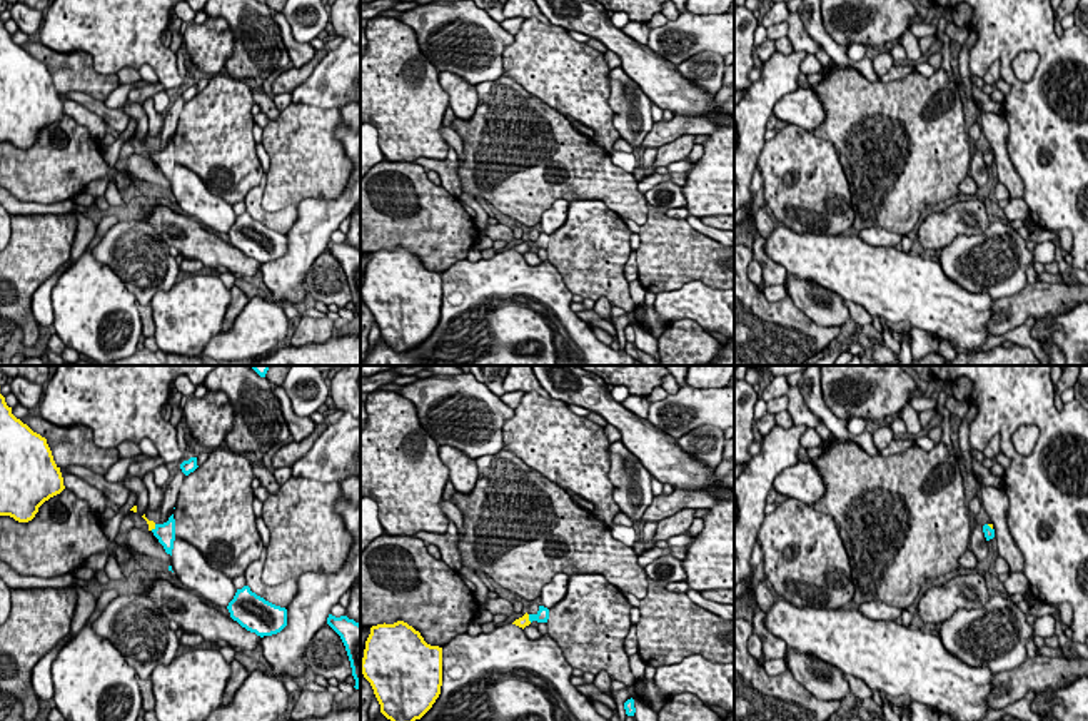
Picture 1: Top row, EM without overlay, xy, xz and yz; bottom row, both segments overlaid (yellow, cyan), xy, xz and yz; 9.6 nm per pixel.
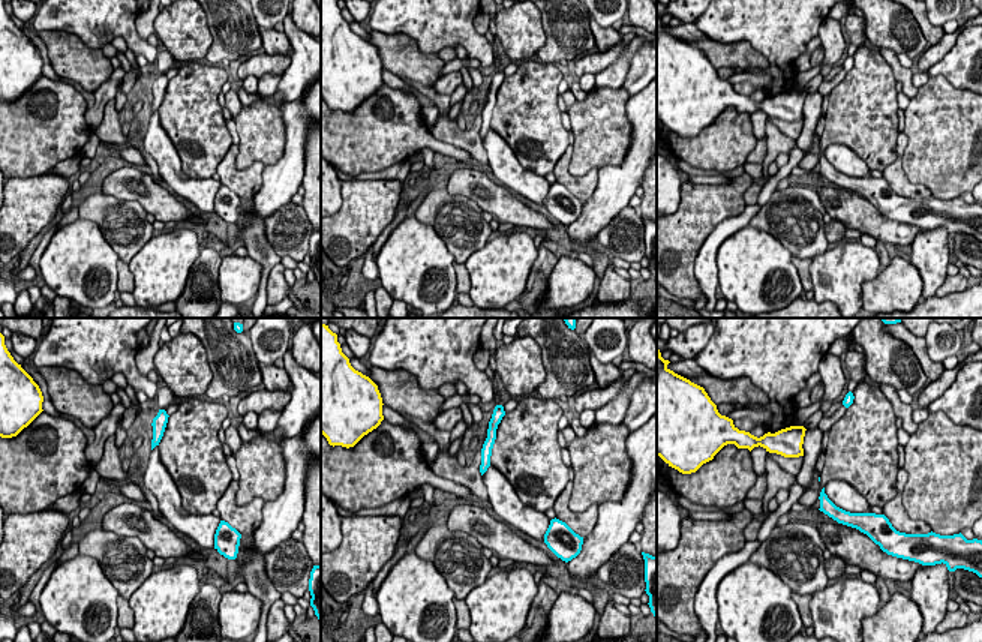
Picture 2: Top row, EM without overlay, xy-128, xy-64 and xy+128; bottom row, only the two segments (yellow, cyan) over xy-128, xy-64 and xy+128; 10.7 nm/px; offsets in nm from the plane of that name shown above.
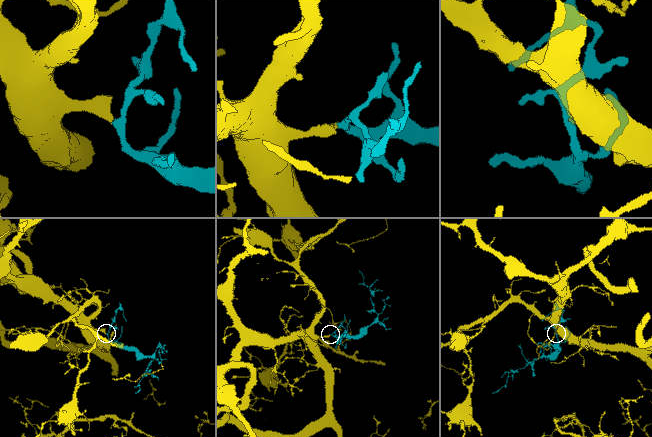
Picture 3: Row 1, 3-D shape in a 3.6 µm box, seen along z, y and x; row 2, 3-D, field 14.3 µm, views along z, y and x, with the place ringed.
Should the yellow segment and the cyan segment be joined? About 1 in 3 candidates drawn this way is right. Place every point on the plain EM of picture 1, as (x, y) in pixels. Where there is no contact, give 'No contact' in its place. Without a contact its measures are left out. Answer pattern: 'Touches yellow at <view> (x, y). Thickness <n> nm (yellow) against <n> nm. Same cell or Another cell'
Touches yellow at xy (152, 154). Thickness 60 nm (yellow) against 190 nm. Same cell

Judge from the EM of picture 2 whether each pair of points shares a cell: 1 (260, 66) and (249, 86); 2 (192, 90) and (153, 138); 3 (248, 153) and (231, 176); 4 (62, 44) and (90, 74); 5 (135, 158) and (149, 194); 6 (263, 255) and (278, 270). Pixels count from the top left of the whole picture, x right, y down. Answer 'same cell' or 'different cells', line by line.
1: different cells
2: different cells
3: different cells
4: same cell
5: different cells
6: different cells

